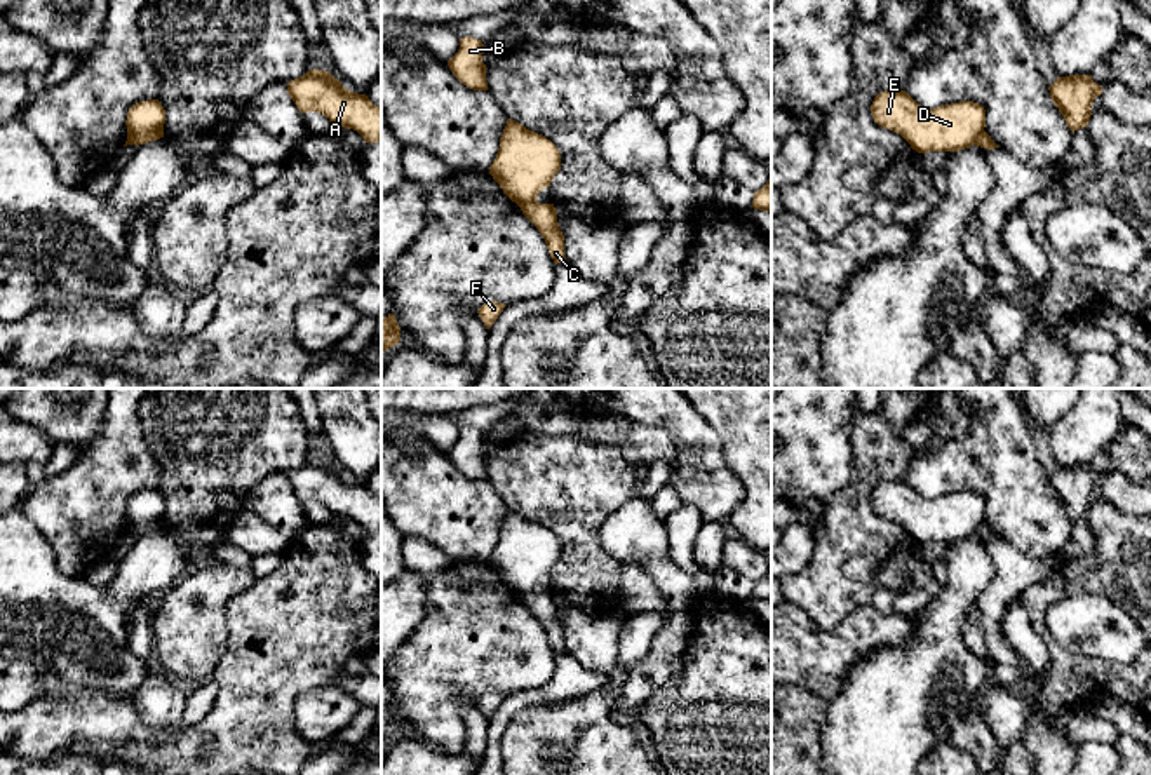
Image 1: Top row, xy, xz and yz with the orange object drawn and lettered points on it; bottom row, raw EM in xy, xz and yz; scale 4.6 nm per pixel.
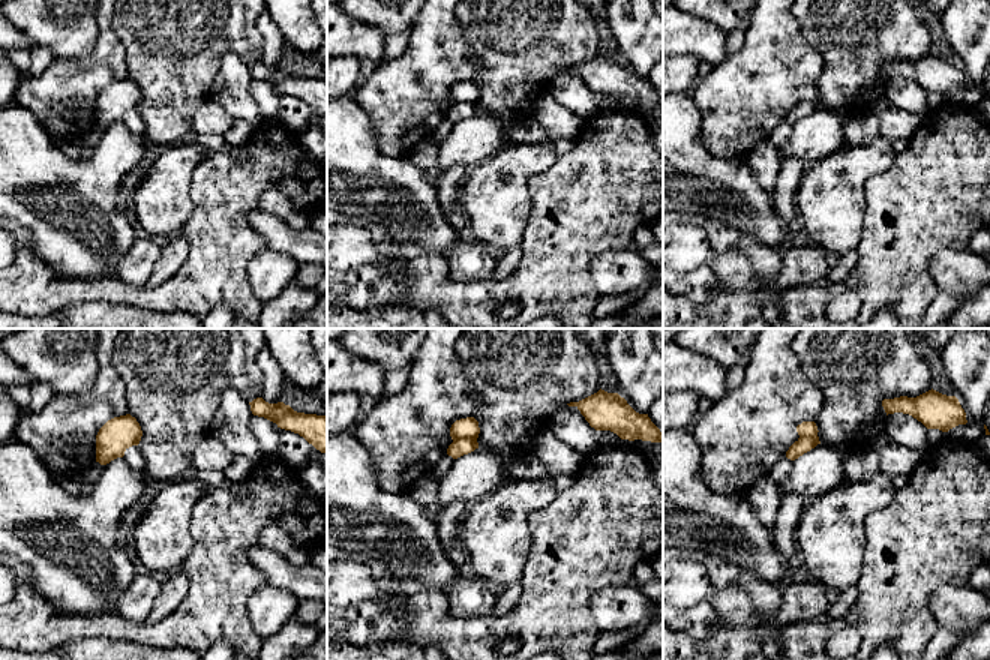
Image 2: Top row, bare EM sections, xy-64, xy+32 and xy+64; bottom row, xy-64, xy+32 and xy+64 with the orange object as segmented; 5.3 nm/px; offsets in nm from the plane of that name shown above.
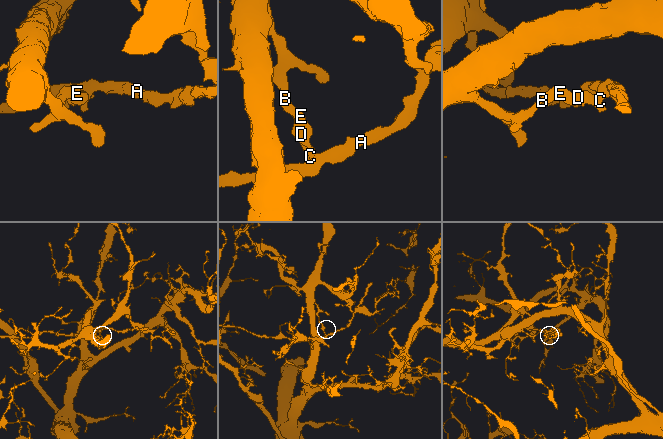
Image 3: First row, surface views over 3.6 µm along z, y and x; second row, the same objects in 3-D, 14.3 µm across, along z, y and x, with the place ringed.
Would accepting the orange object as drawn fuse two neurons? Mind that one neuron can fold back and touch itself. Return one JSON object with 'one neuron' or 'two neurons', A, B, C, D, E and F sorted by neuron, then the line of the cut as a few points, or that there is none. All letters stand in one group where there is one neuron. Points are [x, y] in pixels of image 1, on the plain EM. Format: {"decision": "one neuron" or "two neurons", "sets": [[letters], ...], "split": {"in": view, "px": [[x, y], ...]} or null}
{"decision": "two neurons", "sets": [["A", "C", "F"], ["B", "D", "E"]], "split": {"in": "xy", "px": [[162, 519], [140, 523], [133, 533]]}}

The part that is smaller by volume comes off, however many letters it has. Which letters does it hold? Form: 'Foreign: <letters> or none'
Foreign: A, C, F

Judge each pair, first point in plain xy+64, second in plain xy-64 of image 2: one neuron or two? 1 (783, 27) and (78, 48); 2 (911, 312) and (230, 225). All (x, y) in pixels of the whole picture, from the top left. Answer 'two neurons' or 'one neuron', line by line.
1: two neurons
2: one neuron

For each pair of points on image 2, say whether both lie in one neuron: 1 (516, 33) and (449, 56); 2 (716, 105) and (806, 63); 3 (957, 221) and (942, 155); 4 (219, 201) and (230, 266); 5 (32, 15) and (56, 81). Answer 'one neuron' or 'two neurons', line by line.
1: two neurons
2: one neuron
3: one neuron
4: one neuron
5: two neurons

